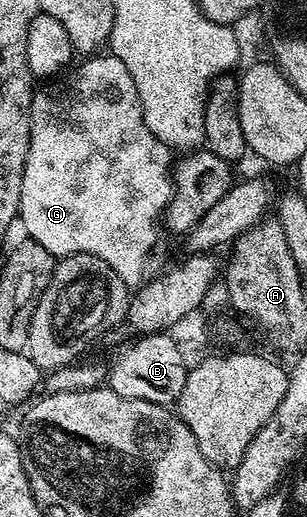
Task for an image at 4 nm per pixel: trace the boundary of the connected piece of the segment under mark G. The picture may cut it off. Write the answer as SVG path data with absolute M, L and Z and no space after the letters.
M101 52L96 56L86 57L78 66L77 64L78 62L72 68L66 69L60 76L46 81L42 85L45 86L42 90L41 87L34 89L31 104L31 140L27 152L27 164L23 168L19 222L20 225L25 225L25 230L29 233L26 235L32 241L43 244L43 248L47 248L47 252L51 252L54 258L60 260L73 254L90 254L107 263L125 281L126 286L137 288L146 281L145 273L149 270L149 257L157 246L157 225L159 227L162 225L163 215L174 193L171 171L175 165L175 154L167 144L160 142L151 132L151 128L147 128L135 80L131 80L131 72L127 72L127 64L123 64L123 60L119 60L111 52Z

